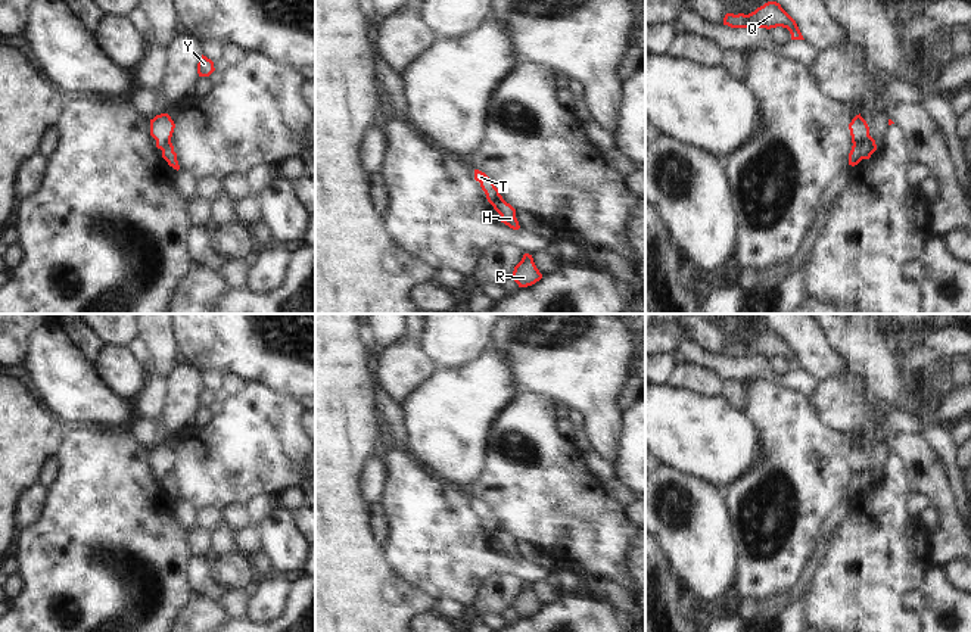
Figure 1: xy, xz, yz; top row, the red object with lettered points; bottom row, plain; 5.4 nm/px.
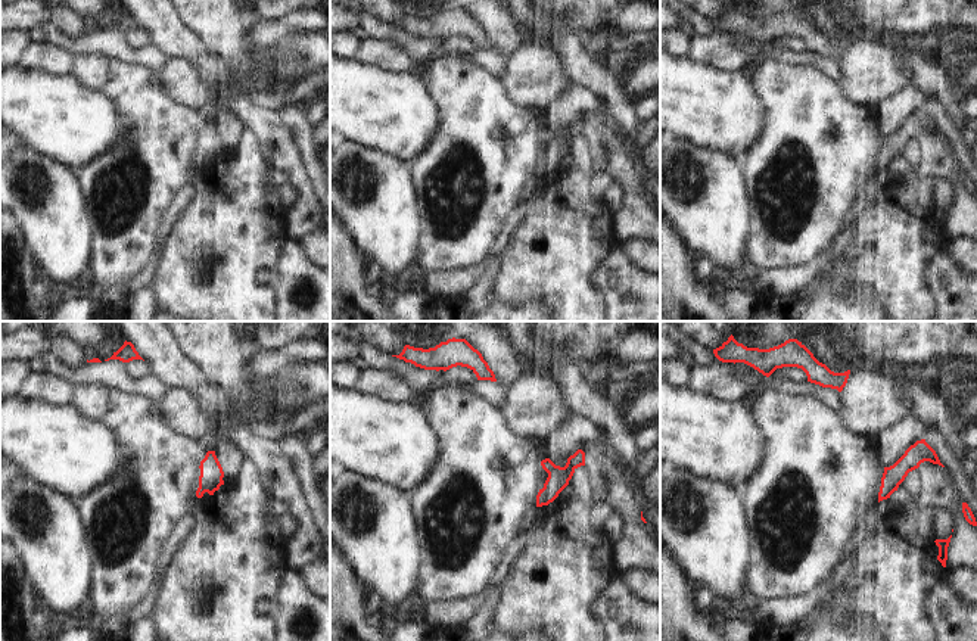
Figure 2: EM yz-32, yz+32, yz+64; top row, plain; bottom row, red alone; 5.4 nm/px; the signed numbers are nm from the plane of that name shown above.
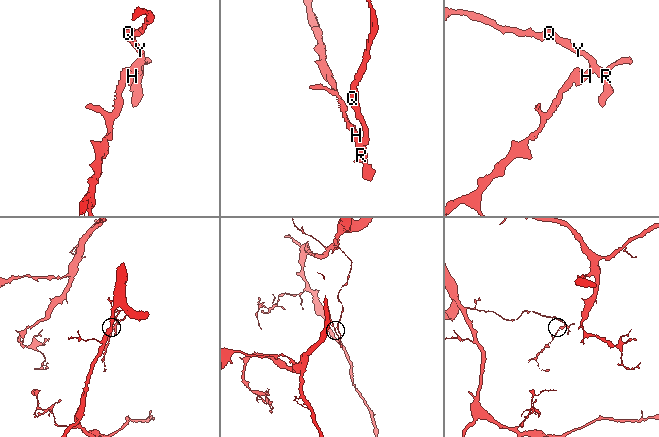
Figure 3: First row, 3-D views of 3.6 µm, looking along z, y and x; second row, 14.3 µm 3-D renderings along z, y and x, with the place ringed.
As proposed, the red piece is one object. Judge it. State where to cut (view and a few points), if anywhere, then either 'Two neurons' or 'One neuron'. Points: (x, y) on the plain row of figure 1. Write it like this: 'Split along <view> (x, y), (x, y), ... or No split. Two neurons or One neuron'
Split along yz (870, 466), (853, 475). Two neurons

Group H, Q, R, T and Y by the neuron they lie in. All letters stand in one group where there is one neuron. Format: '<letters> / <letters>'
H Q R Y / T

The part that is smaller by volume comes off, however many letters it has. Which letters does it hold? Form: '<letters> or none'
T

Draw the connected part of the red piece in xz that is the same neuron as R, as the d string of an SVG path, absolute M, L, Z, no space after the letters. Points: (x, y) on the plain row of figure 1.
M523 585L522 591L514 597L513 608L519 617L532 616L542 608L542 604L536 598L532 585Z

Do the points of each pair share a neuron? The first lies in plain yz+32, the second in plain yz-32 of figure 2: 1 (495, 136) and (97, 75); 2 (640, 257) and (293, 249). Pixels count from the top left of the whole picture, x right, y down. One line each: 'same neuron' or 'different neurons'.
1: different neurons
2: different neurons

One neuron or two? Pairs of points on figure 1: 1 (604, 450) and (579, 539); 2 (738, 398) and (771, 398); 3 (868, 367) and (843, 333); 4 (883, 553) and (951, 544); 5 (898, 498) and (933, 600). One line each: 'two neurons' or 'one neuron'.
1: two neurons
2: two neurons
3: one neuron
4: two neurons
5: two neurons

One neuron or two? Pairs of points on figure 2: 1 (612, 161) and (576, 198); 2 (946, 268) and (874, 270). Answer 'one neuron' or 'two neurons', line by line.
1: two neurons
2: two neurons

